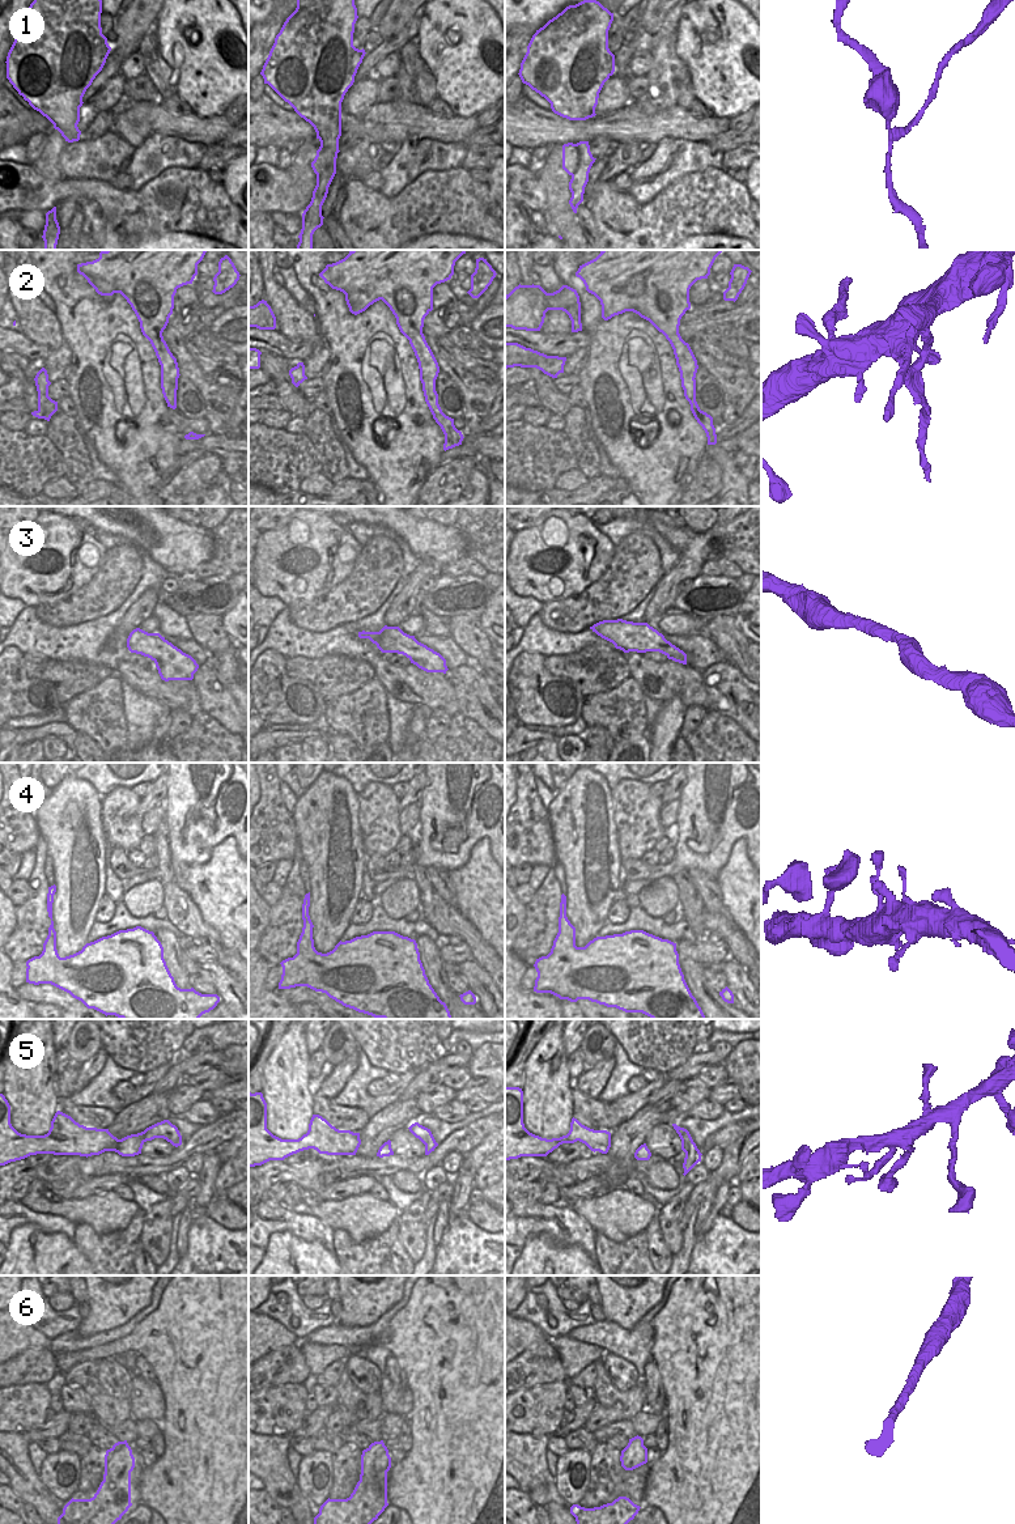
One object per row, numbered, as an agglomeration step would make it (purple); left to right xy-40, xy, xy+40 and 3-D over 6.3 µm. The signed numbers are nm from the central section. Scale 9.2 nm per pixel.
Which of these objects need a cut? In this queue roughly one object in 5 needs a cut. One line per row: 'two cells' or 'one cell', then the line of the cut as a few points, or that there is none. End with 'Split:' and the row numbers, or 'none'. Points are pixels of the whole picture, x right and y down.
1: two cells; cut xy+40 (577, 144), (578, 169), (572, 175)
2: two cells; cut xy-40 (162, 330), (157, 339), (149, 340)
3: one cell; cut none
4: one cell; cut none
5: one cell; cut none
6: one cell; cut none
Split: 1, 2

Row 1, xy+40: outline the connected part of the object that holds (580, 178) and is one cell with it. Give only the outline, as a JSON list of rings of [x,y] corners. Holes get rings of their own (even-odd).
[[[579,141],[577,143],[577,147],[579,149],[579,166],[569,182],[569,190],[572,192],[569,204],[574,213],[577,213],[578,205],[583,201],[585,187],[589,182],[589,173],[596,160],[590,152],[589,141]]]

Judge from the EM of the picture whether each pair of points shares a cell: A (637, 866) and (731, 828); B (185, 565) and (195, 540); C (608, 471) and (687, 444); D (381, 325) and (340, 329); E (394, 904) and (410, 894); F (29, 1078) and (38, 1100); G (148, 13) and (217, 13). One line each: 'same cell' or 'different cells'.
A: same cell
B: same cell
C: different cells
D: same cell
E: same cell
F: same cell
G: different cells

